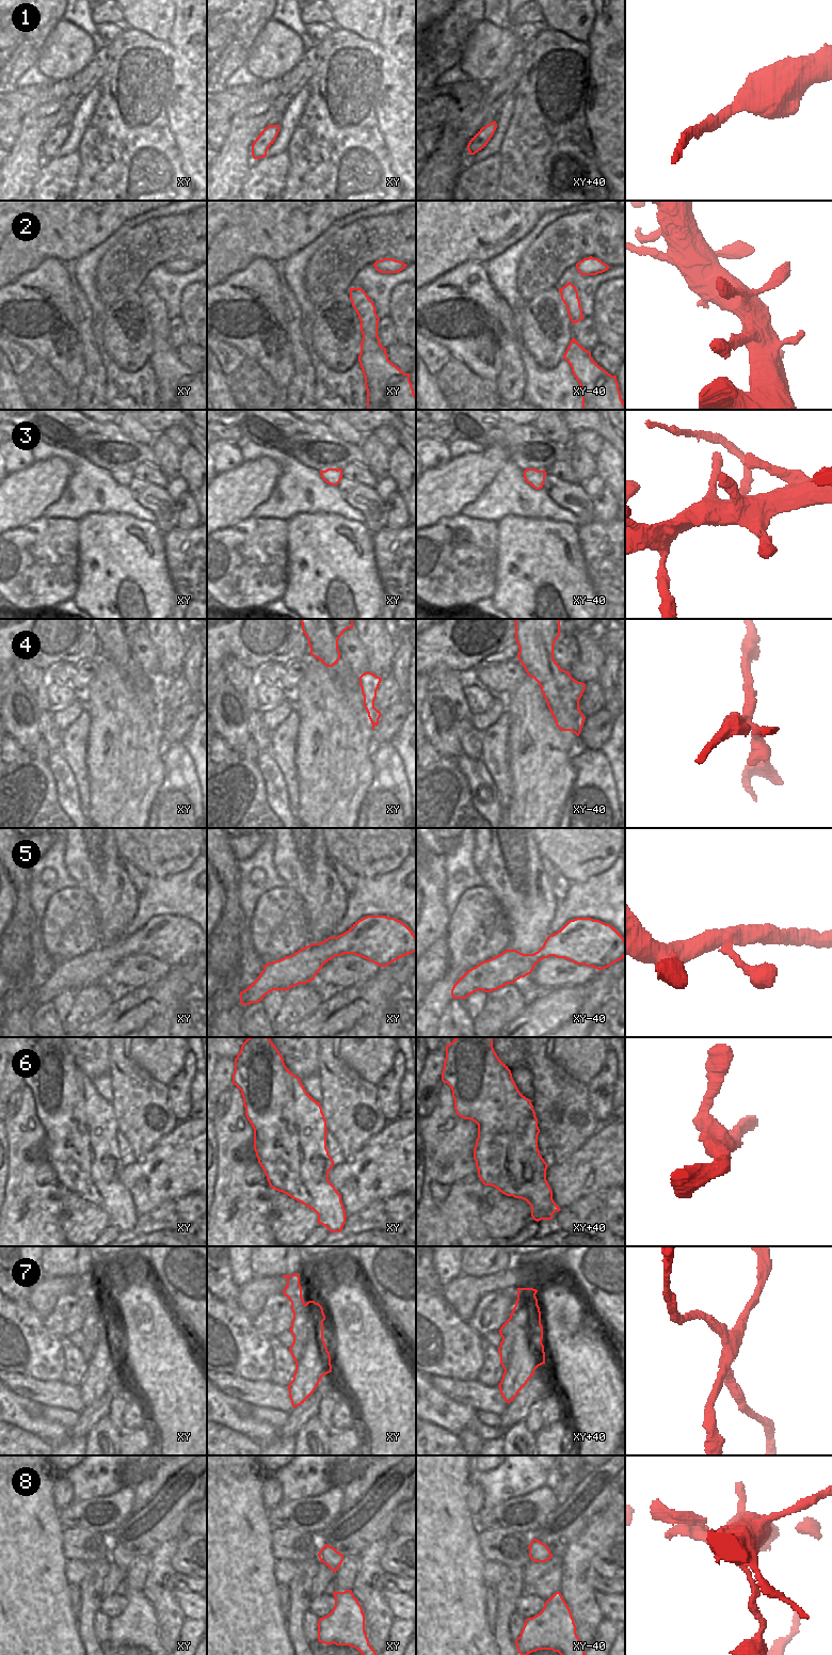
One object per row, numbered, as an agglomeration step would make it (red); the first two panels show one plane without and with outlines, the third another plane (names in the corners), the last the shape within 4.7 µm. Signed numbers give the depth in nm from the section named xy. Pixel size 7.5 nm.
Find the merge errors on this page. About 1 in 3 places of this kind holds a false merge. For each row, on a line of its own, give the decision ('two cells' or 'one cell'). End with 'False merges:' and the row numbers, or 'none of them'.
1: one cell
2: one cell
3: two cells
4: two cells
5: one cell
6: one cell
7: two cells
8: two cells
False merges: 3, 4, 7, 8

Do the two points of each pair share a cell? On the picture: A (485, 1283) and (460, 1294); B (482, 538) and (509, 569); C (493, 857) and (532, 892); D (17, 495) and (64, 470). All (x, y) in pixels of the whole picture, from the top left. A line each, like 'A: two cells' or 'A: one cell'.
A: one cell
B: two cells
C: one cell
D: one cell

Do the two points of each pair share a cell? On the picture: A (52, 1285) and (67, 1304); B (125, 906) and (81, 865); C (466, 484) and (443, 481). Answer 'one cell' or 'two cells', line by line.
A: two cells
B: one cell
C: one cell

